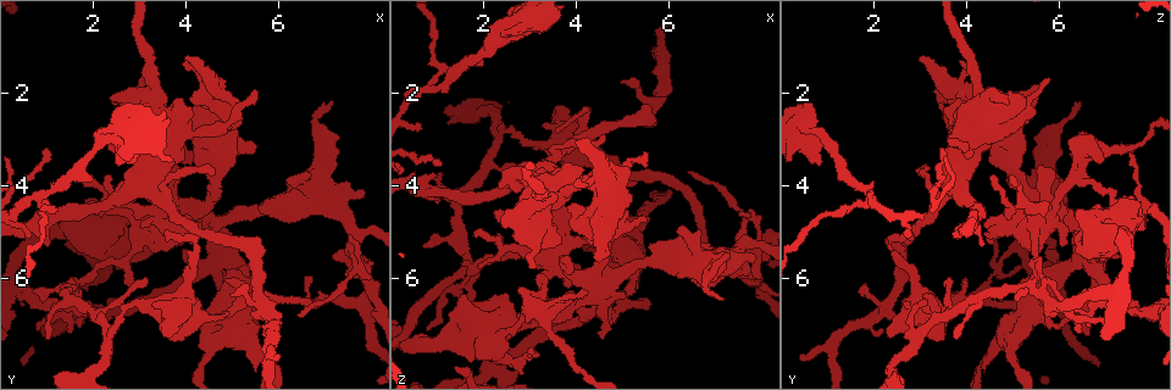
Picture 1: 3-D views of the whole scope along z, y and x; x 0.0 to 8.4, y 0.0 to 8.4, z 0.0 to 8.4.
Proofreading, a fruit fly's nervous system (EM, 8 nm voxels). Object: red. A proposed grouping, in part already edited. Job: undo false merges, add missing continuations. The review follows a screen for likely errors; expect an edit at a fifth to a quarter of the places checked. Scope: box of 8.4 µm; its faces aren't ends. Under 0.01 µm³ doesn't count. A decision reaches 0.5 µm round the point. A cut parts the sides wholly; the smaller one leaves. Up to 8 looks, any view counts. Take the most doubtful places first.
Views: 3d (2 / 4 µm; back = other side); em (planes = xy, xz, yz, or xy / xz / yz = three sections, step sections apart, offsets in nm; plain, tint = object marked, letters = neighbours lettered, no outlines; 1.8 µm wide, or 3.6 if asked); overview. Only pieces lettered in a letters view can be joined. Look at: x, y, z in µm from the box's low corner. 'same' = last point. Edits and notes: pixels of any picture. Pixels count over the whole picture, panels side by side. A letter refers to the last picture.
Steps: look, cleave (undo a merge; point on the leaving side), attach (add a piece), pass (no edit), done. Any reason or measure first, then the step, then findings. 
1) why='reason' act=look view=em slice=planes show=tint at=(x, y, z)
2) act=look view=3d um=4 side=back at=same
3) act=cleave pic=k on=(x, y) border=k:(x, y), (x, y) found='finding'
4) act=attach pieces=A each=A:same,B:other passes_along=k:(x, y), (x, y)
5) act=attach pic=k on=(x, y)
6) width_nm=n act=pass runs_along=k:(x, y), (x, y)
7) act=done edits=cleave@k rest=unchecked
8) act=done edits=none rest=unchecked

why='abrupt turn' act=look view=em slice=xz step=4 show=letters at=(2.30, 7.20, 3.00)

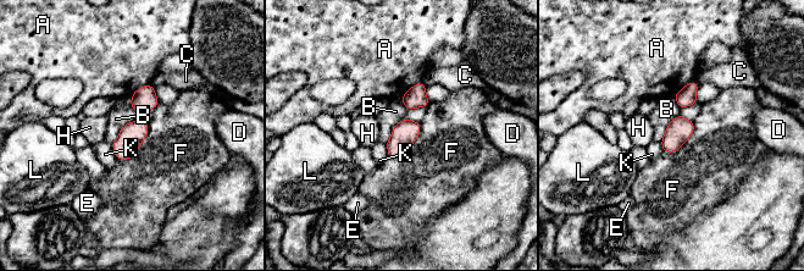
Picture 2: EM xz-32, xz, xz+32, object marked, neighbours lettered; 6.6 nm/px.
width_nm=160 act=pass each=A:other,B:other,C:other,D:other,E:other,F:other,H:other,K:other,L:other border=2:(136, 119), (127, 122), (111, 143) found='one cell here'

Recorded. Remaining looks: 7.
why='calibre changes' act=look view=3d um=2 at=(4.55, 5.70, 6.70)

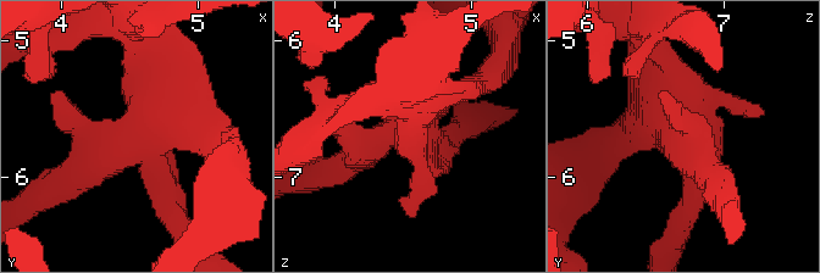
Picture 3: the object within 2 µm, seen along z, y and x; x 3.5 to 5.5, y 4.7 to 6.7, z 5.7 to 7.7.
why='shape alone is not enough' act=look view=em um=3.6 slice=planes show=tint at=(4.54, 5.64, 6.64)

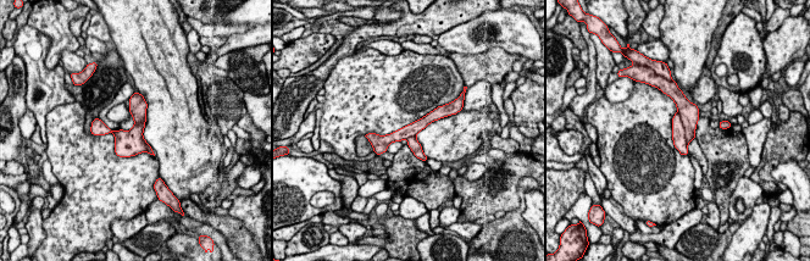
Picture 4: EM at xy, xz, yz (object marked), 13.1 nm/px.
act=look view=em um=3.6 slice=planes show=letters at=same

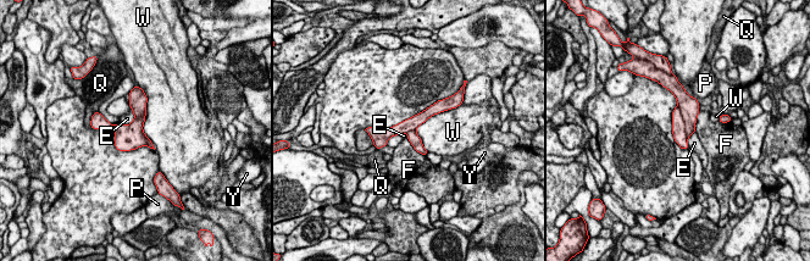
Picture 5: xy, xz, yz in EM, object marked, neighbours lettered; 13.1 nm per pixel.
width_nm=200 act=cleave pic=5 on=(678, 129) each=E:other,F:other,P:other,Q:other,W:other,Y:other border=5:(677, 105), (687, 139) found='a second cell is stuck on'

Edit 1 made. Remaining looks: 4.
why='abrupt turn' act=look view=em slice=planes show=plain at=(7.85, 5.80, 5.45)

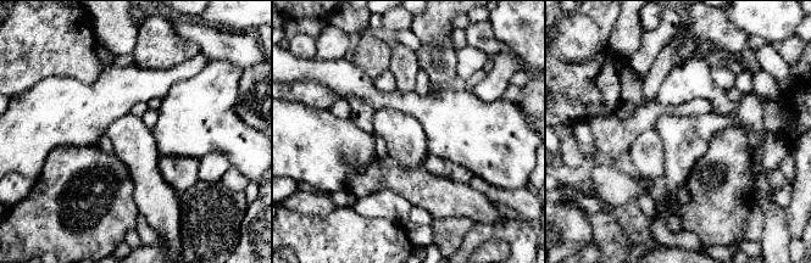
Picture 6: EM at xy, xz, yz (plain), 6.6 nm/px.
why='what lies round it' act=look view=em slice=planes show=letters at=same

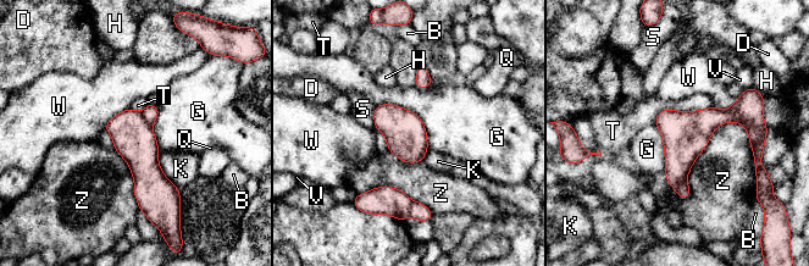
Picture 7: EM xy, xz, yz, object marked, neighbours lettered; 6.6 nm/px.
act=pass each=B:other,D:other,G:other,H:other,K:other,Q:other,S:other,T:other,V:other,W:other,Z:other found='all the same cell'

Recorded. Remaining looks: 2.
why='side arm on a straight run' act=look view=em slice=planes show=letters at=(0.90, 4.25, 1.85)

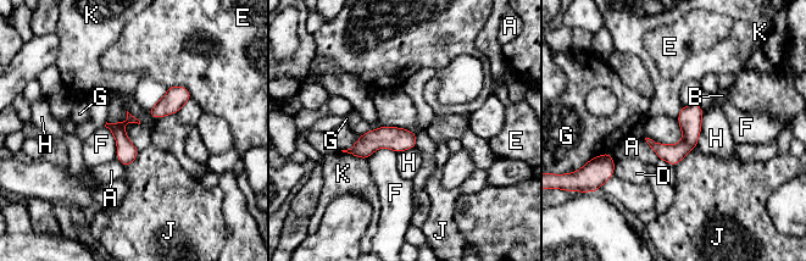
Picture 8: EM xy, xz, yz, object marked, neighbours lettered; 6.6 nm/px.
longest_contact=H:240nm act=pass each=A:other,B:other,D:other,E:other,F:other,G:other,H:other,J:other,K:other found='all the same cell'

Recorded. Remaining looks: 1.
act=done edits=cleave@5 rest=unchecked

